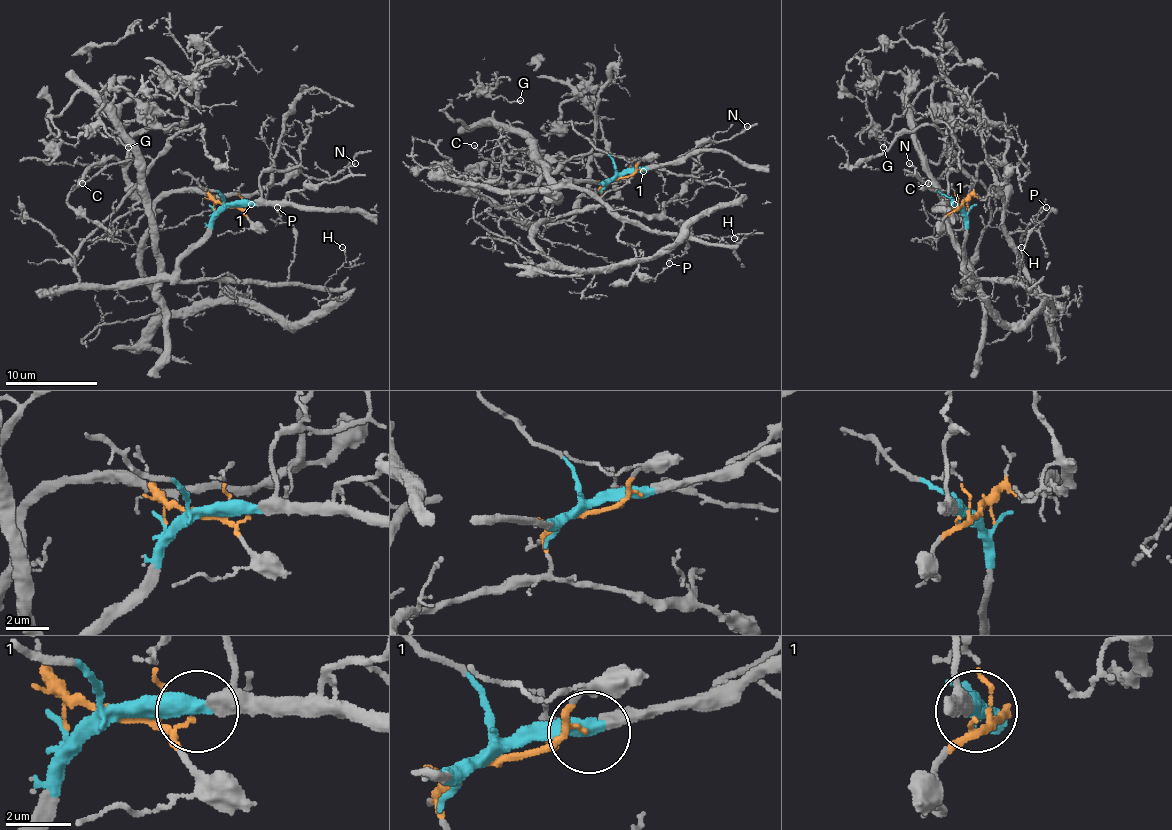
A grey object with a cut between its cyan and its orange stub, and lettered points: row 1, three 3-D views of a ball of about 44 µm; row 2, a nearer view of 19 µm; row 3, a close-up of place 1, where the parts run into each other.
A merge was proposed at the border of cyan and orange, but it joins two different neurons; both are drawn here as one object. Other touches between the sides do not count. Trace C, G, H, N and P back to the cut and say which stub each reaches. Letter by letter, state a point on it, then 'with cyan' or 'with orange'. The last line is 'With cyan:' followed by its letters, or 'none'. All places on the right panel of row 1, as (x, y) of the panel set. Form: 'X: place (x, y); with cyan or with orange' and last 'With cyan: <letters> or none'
C: place (928, 183); with cyan
G: place (883, 147); with orange
H: place (1021, 247); with cyan
N: place (909, 163); with cyan
P: place (1046, 207); with cyan
With cyan: C, H, N, P

